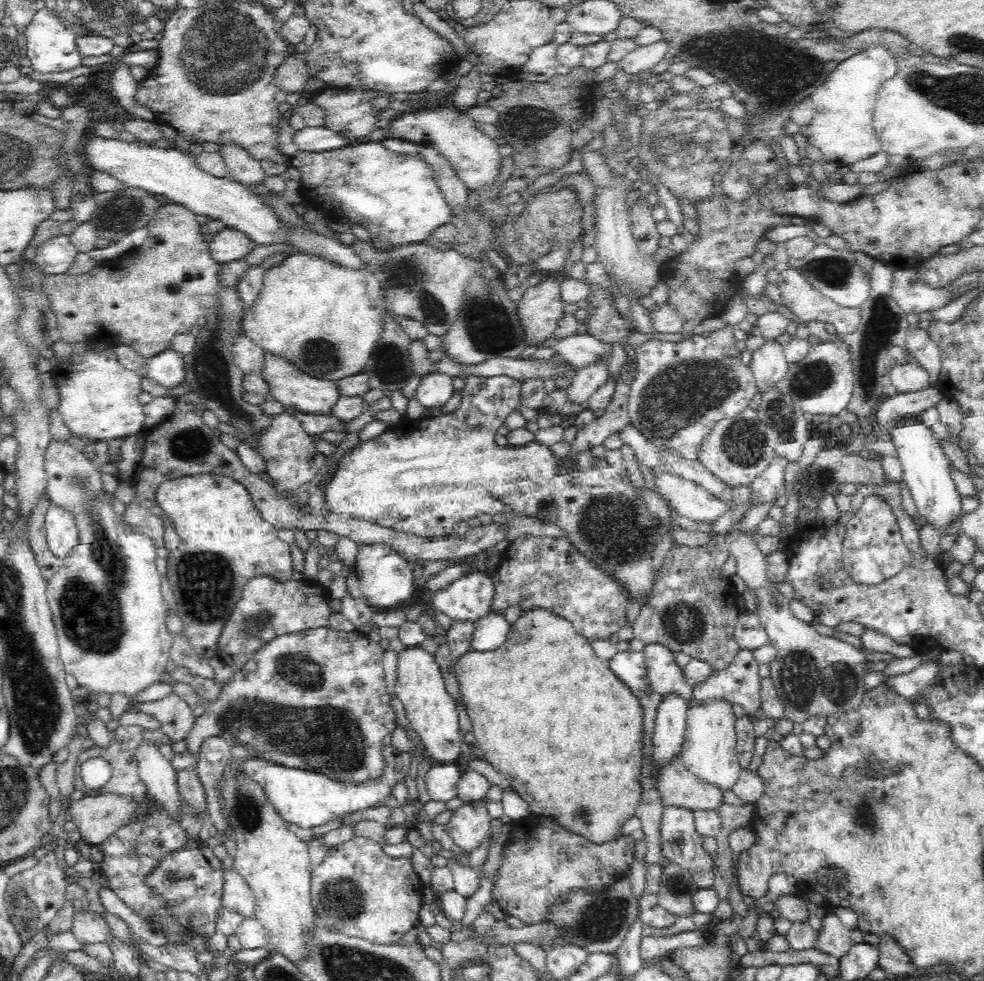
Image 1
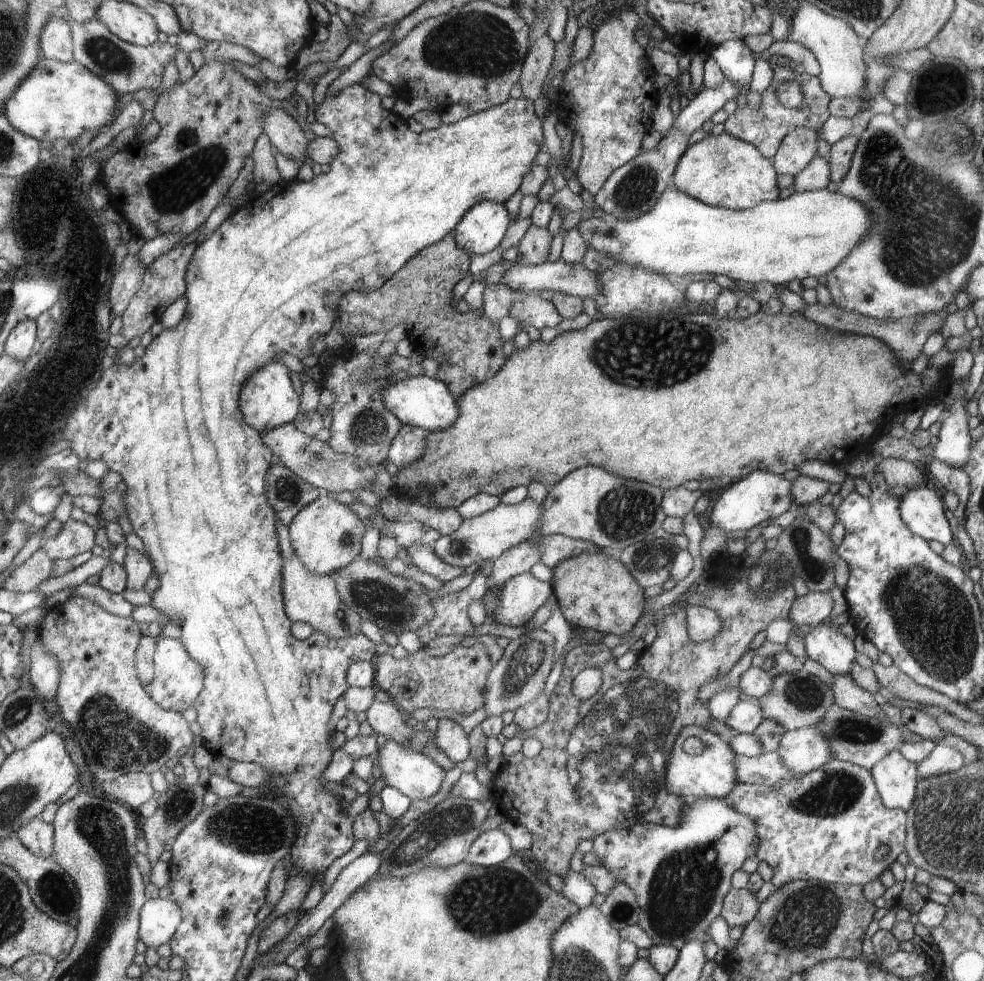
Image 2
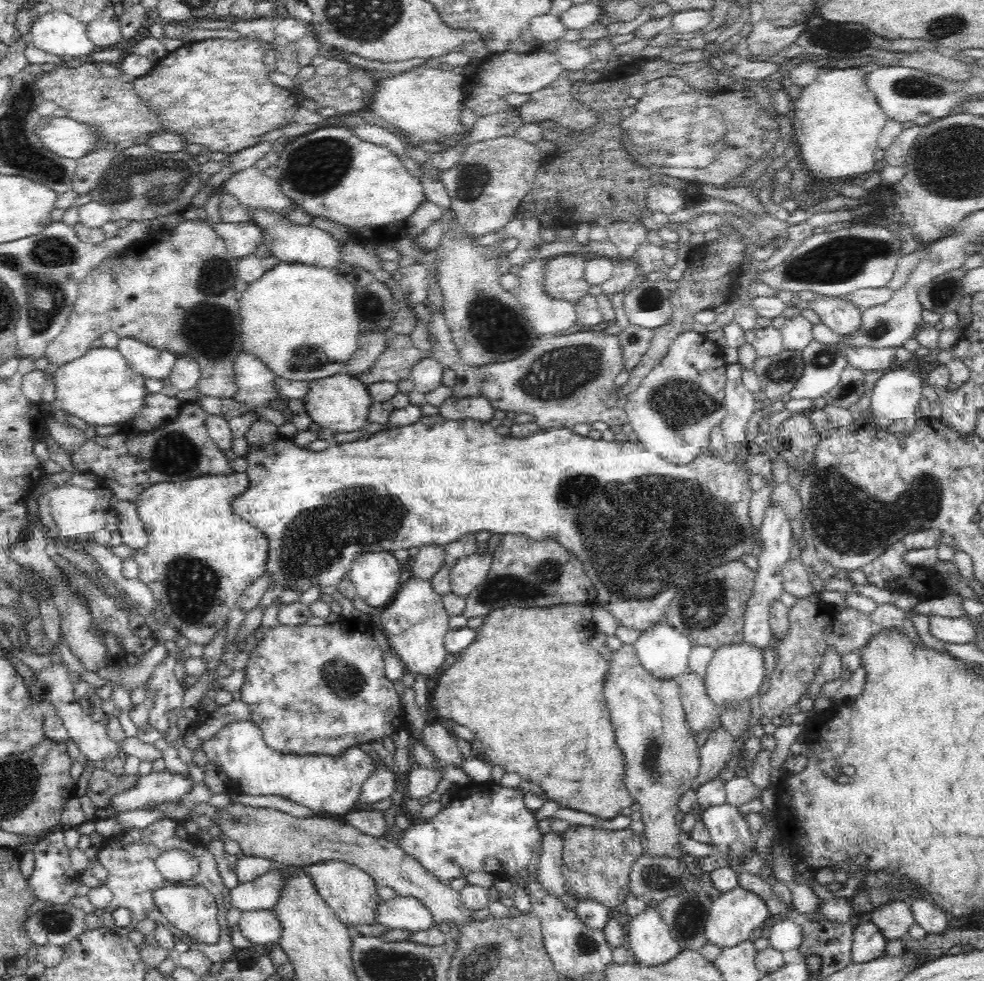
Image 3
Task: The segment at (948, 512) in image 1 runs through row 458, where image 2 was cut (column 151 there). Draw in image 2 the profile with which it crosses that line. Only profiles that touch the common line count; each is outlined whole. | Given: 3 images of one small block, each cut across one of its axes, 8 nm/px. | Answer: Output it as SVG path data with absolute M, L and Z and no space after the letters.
M170 898L147 900L141 911L142 942L155 950L172 940L183 919L181 907Z

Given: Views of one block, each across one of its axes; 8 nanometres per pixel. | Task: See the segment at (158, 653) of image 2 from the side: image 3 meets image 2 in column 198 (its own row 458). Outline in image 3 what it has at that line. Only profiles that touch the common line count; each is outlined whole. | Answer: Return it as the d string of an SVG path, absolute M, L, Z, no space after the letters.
M683 332L664 354L662 361L656 364L642 379L640 386L631 392L626 399L624 410L629 424L638 436L638 442L646 451L658 453L674 466L694 462L704 448L711 444L711 432L725 418L724 386L727 380L727 363L724 360L726 350L718 347L705 334Z

